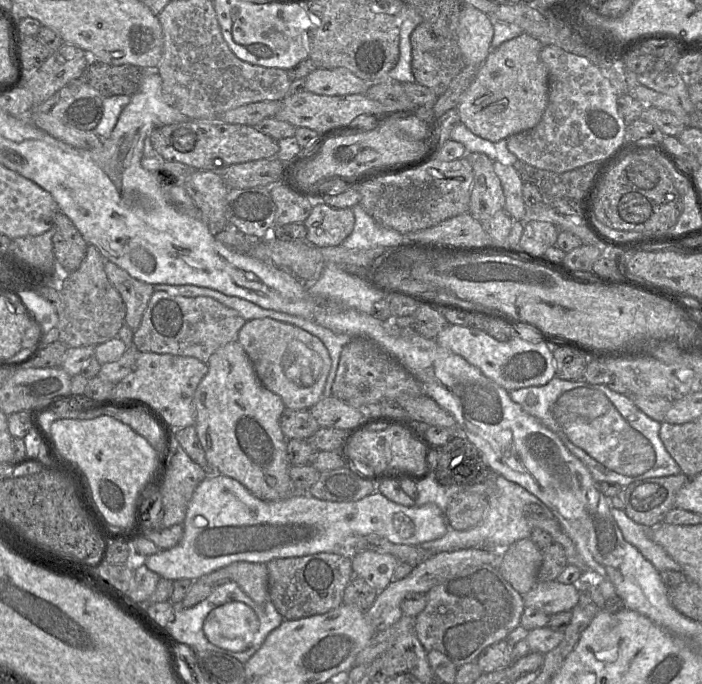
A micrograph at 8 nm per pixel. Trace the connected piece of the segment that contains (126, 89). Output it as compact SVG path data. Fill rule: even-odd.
M90 61L81 79L103 98L115 95L135 94L141 86L143 69L132 65L110 65L100 61Z

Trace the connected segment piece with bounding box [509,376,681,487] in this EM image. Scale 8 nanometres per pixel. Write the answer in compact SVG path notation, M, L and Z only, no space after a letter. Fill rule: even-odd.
M555 376L543 386L520 388L509 393L515 403L559 437L567 449L583 462L597 483L613 482L625 487L638 480L681 473L660 439L661 423L641 411L630 396L614 392L607 385L591 384L584 378L564 380Z

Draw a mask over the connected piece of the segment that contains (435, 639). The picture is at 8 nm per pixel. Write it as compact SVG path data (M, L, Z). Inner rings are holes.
M478 565L466 568L426 593L426 606L415 618L414 632L426 652L437 650L450 659L456 668L476 662L488 646L505 640L510 632L520 625L525 606L523 597L501 575L497 567Z

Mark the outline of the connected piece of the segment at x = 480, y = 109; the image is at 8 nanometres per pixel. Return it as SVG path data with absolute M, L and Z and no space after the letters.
M523 32L492 49L457 105L460 122L474 134L498 142L531 129L548 105L548 70L540 58L542 43Z

